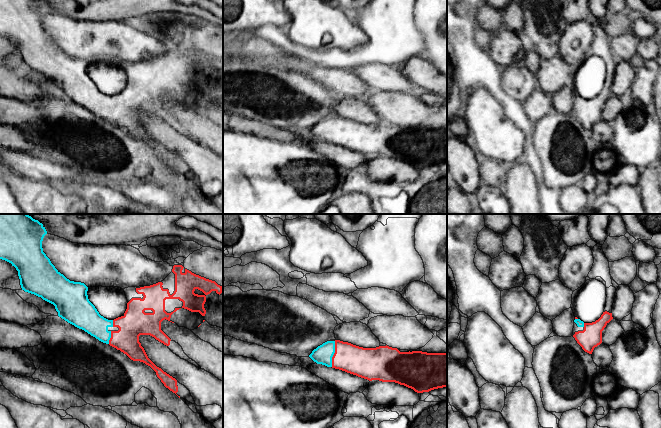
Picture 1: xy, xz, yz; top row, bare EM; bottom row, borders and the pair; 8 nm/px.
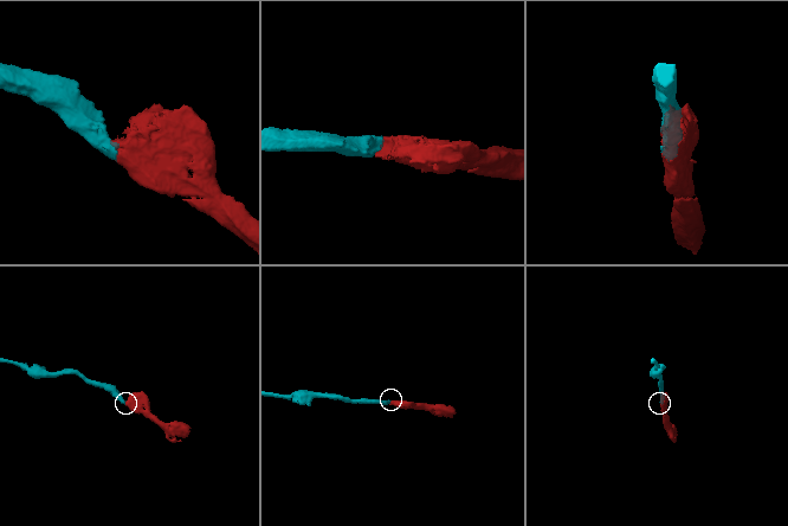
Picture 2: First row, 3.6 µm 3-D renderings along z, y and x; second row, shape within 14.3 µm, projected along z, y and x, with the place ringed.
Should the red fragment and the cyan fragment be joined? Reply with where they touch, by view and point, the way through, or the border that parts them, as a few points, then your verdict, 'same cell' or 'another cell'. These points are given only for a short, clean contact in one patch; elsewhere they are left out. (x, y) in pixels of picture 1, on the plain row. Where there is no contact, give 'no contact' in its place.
xz (334, 130) | across xz (363, 138), (334, 130), (323, 130) | same cell

